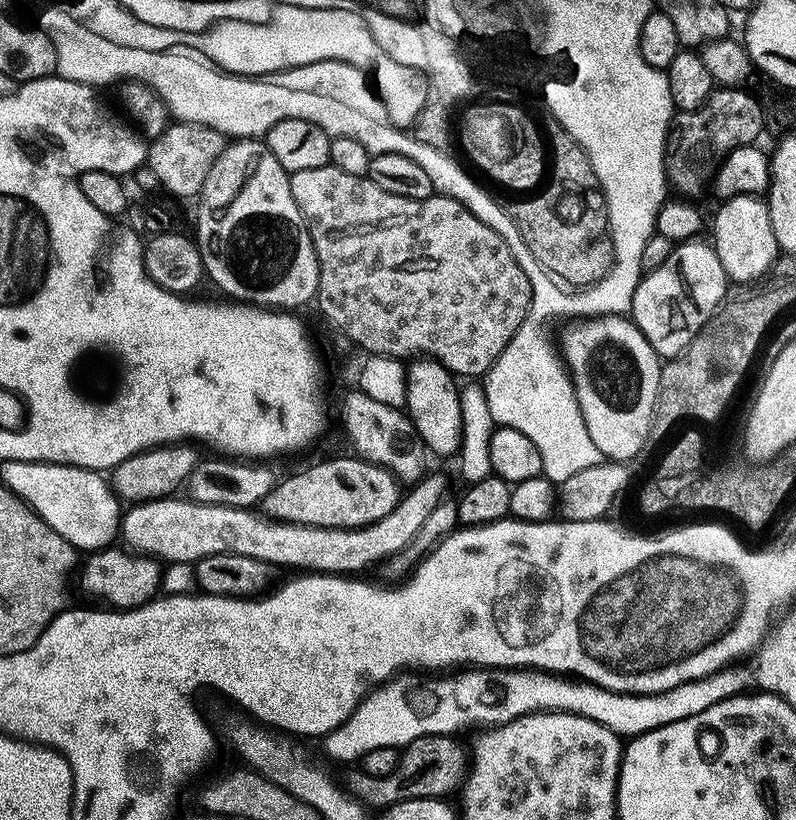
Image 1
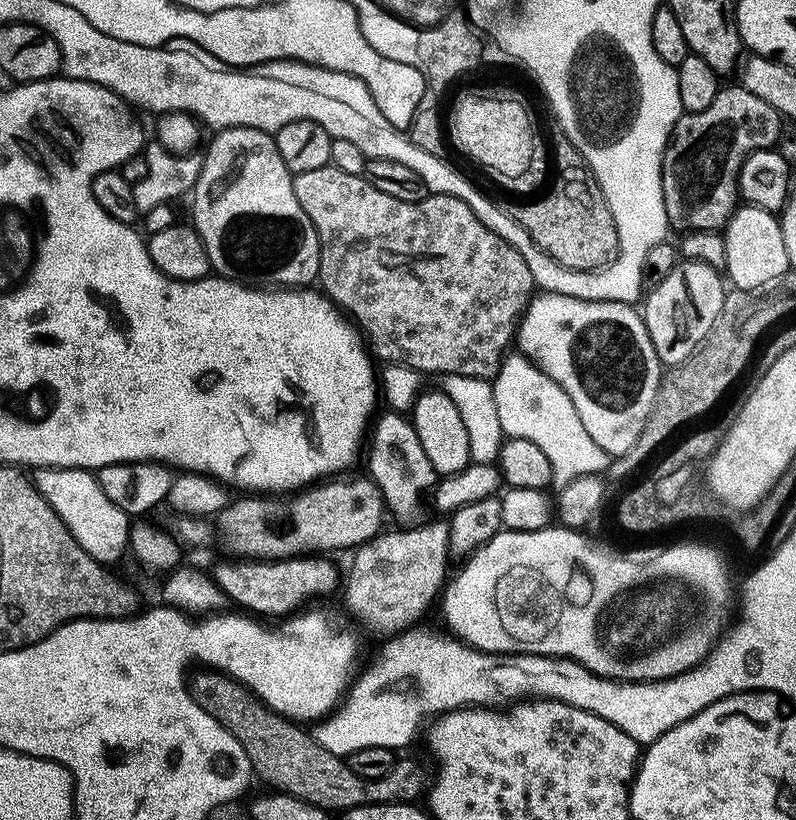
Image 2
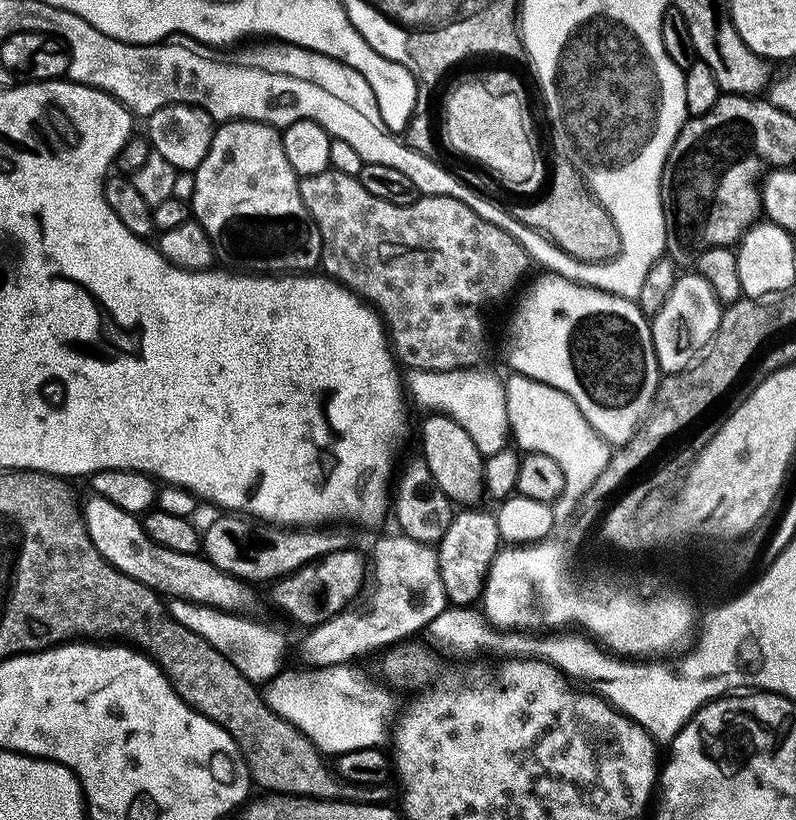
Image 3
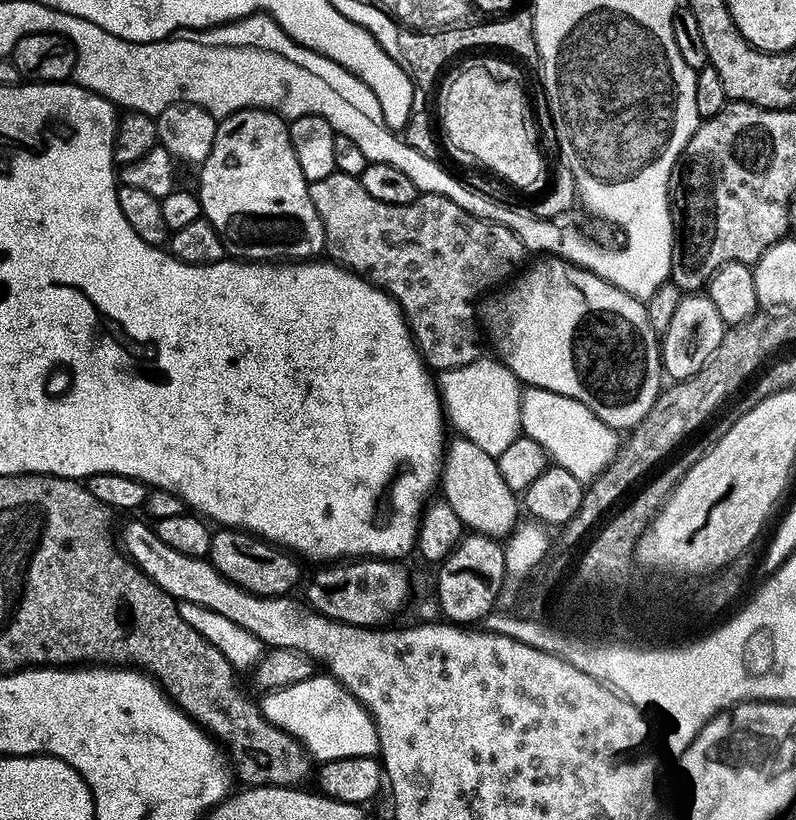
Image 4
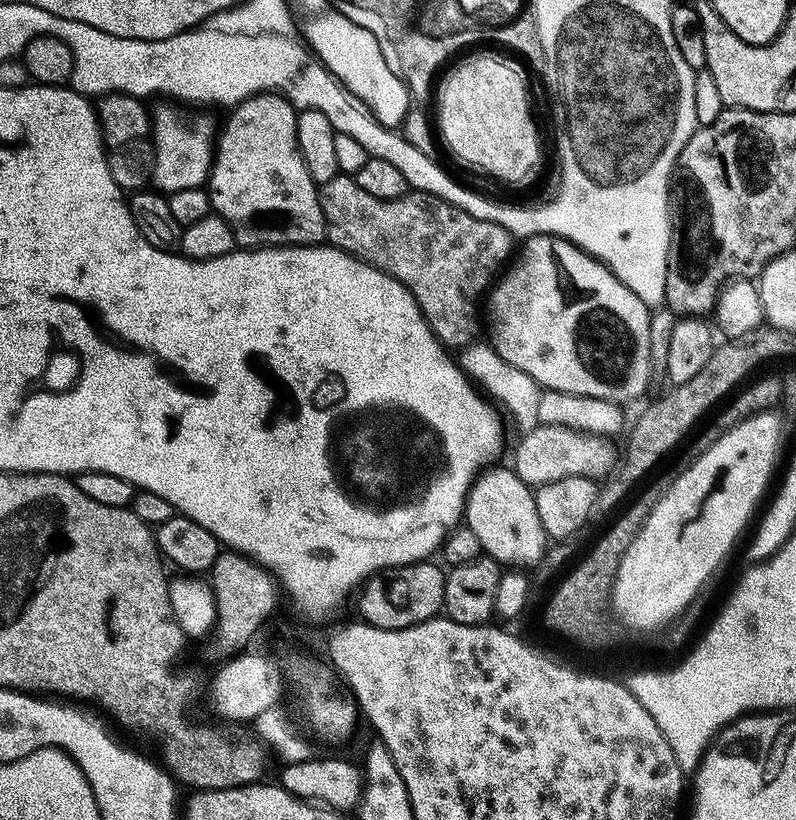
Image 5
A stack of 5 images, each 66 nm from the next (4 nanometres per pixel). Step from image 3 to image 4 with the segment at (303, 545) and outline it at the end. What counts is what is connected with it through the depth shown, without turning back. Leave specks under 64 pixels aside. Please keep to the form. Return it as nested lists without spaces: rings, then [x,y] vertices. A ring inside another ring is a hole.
[[[220,530],[213,535],[210,563],[229,582],[260,597],[287,597],[295,593],[302,567],[301,561],[293,553],[239,530]]]

